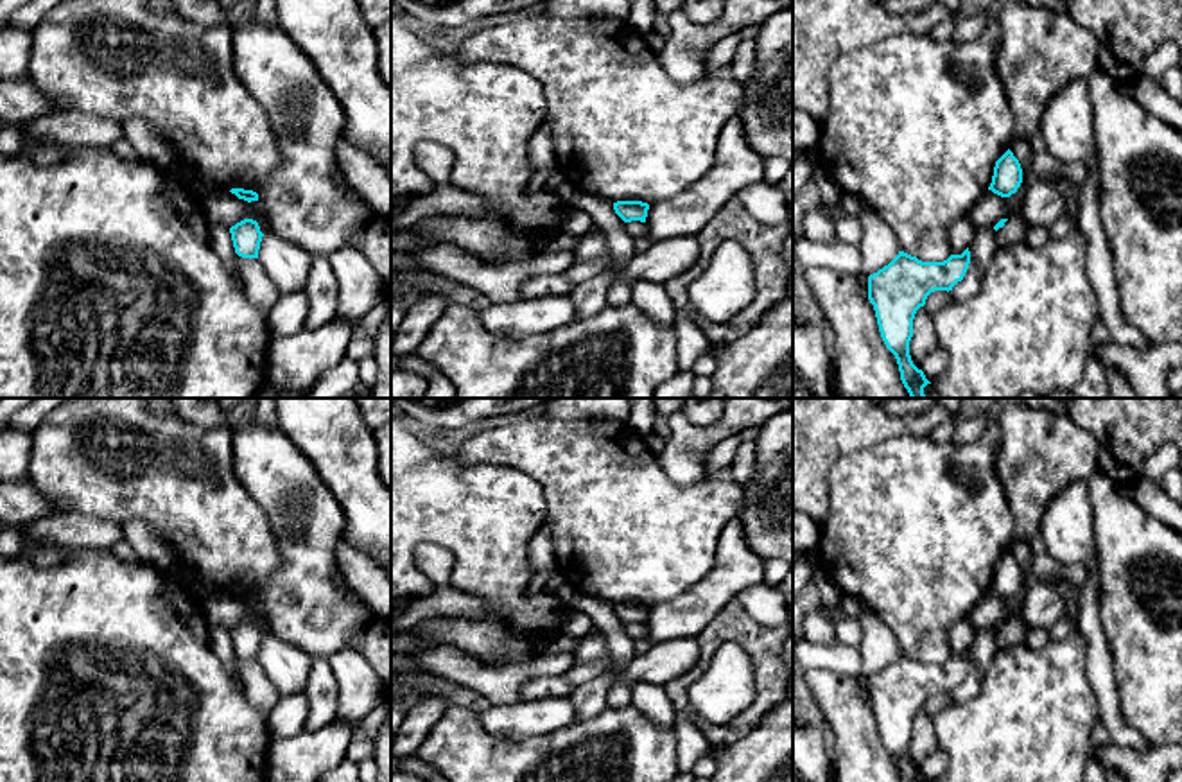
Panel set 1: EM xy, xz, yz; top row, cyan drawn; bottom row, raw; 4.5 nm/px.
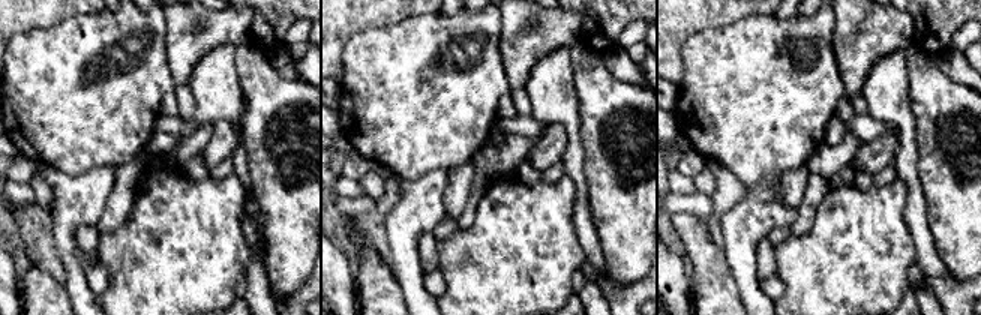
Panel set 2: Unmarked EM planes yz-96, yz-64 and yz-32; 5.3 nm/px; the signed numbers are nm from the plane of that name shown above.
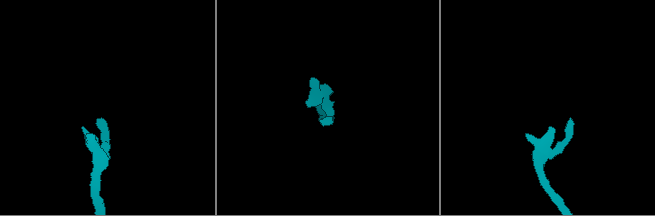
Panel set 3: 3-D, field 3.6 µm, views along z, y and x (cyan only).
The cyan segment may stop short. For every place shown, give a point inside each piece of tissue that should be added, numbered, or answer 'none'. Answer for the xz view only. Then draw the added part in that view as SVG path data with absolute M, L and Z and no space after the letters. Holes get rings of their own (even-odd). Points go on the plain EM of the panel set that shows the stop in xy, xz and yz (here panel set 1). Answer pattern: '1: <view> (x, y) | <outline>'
none

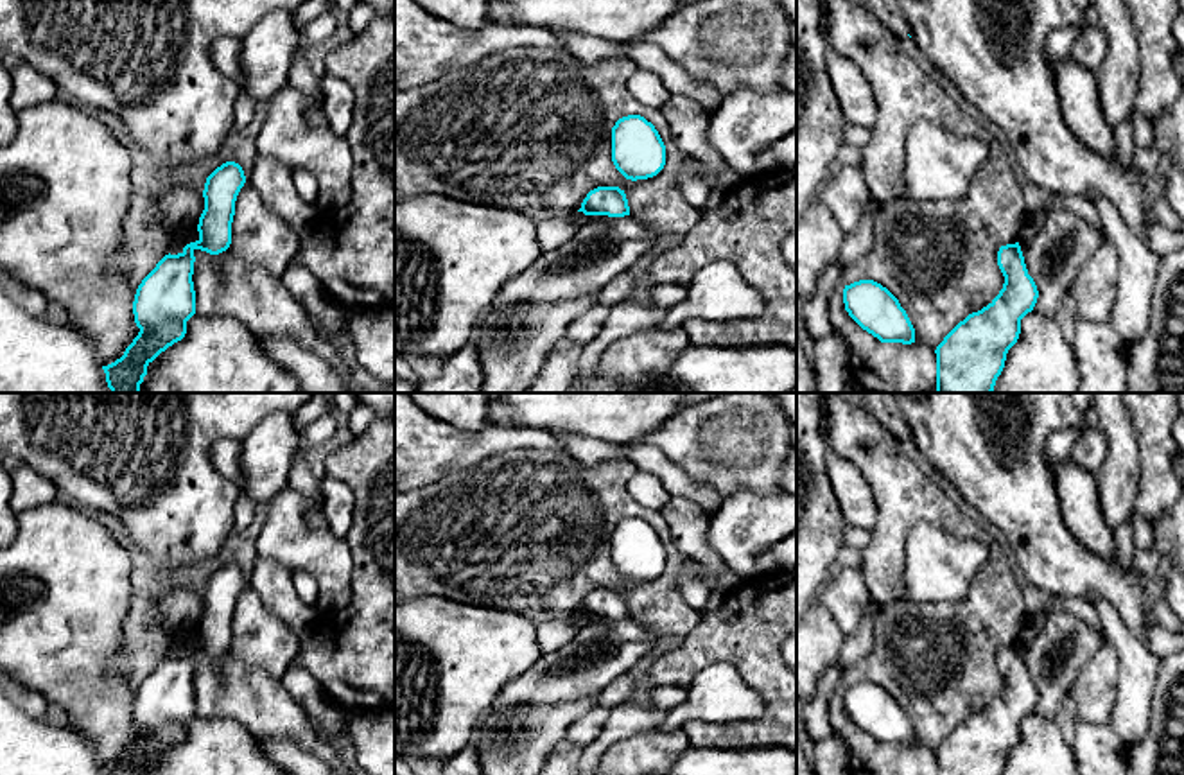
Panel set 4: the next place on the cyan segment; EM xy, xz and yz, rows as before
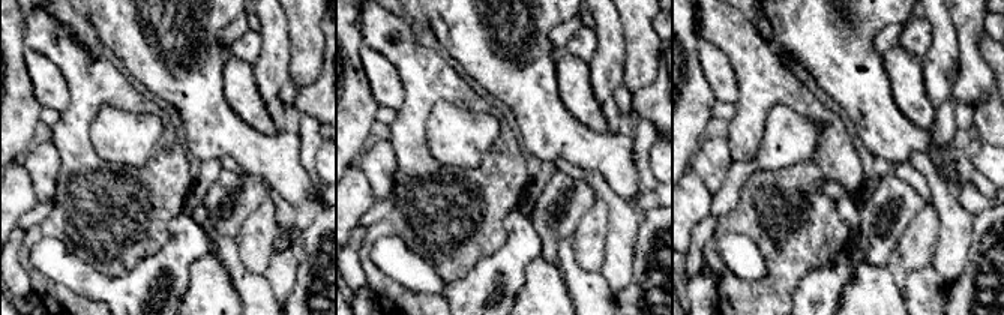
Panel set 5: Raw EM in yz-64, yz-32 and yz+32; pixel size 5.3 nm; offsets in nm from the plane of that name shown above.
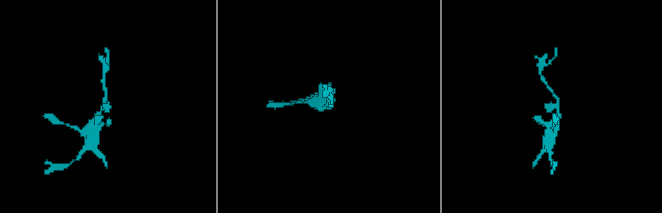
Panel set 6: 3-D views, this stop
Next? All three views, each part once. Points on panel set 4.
none

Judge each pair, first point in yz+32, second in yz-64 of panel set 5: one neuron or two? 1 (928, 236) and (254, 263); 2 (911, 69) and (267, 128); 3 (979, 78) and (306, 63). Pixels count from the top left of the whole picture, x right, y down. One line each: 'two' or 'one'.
1: one
2: one
3: one

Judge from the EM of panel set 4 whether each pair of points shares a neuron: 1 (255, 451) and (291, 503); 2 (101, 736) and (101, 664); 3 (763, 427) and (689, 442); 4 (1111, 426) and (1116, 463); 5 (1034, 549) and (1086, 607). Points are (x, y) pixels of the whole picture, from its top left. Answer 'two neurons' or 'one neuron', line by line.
1: two neurons
2: one neuron
3: one neuron
4: one neuron
5: two neurons

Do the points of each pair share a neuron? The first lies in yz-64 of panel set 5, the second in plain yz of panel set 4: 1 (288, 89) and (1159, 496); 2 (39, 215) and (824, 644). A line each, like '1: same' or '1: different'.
1: different
2: different

